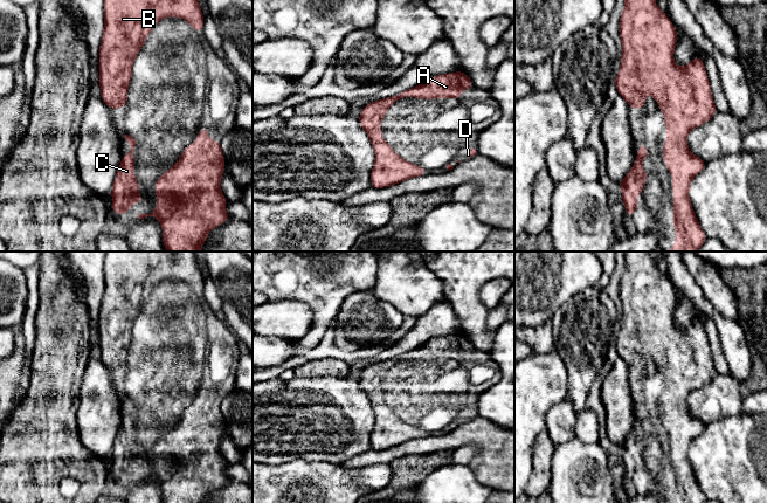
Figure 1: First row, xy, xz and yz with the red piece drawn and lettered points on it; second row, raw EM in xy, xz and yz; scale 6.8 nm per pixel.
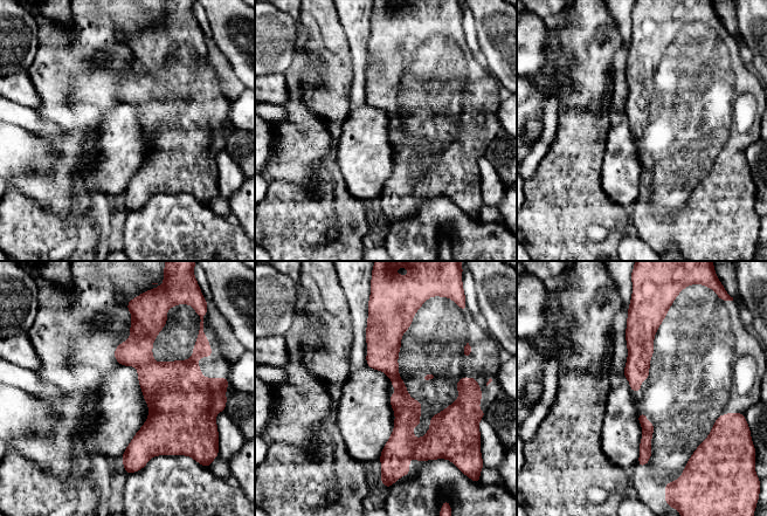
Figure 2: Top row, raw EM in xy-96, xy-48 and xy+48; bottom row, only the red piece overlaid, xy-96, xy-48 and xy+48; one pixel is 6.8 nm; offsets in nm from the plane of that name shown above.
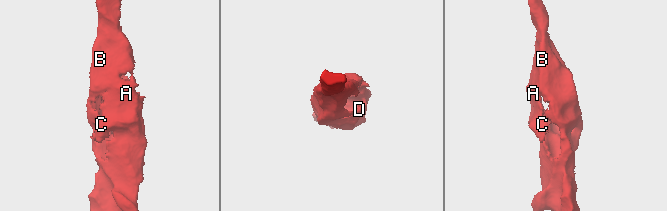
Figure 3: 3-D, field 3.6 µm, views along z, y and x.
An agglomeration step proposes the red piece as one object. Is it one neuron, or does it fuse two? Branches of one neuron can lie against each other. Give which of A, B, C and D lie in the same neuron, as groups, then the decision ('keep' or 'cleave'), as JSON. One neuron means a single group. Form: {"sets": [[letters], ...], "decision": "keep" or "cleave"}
{"sets": [["A", "B", "C", "D"]], "decision": "keep"}

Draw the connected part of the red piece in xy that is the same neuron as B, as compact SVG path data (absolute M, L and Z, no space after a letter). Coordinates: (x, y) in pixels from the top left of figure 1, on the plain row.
M108 252L104 260L104 294L99 309L99 349L102 363L113 371L127 368L127 351L136 318L152 290L166 278L188 283L196 294L203 291L198 252Z

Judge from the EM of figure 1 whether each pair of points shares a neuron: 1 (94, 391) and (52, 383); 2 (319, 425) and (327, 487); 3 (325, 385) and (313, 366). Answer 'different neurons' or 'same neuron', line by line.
1: different neurons
2: different neurons
3: different neurons

